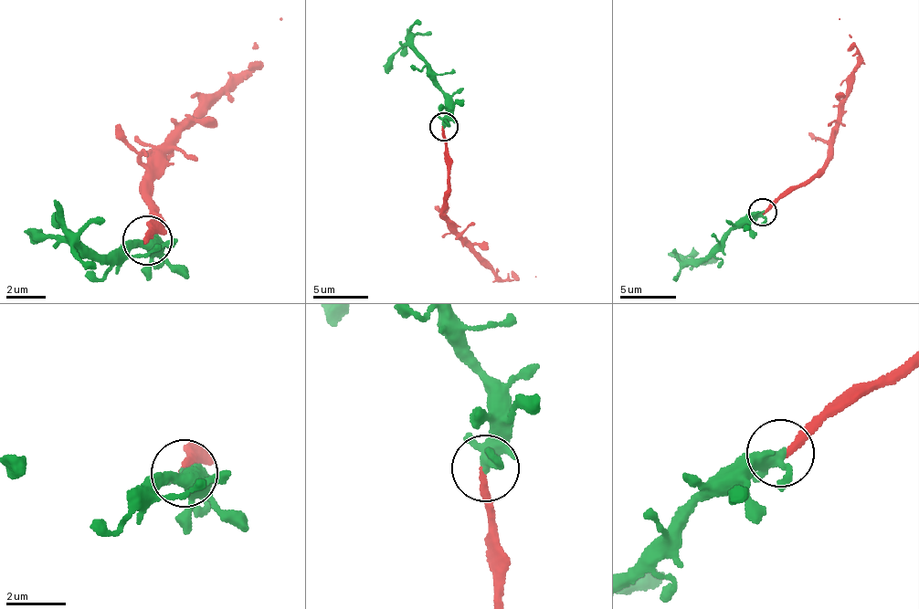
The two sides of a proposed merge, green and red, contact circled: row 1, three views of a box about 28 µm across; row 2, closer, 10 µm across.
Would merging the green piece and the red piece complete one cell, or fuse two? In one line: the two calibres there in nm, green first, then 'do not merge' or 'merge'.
280/200 nm | merge

